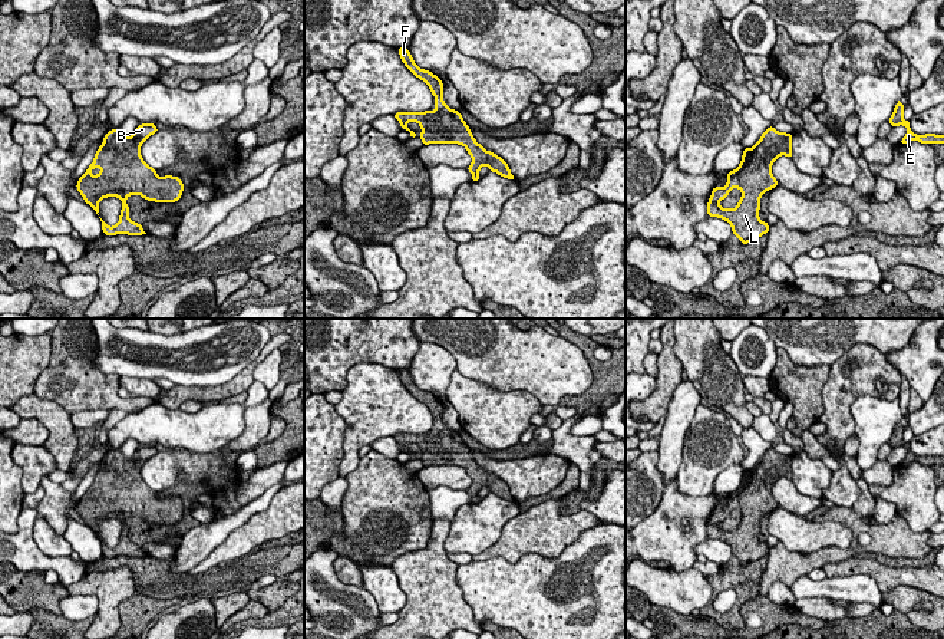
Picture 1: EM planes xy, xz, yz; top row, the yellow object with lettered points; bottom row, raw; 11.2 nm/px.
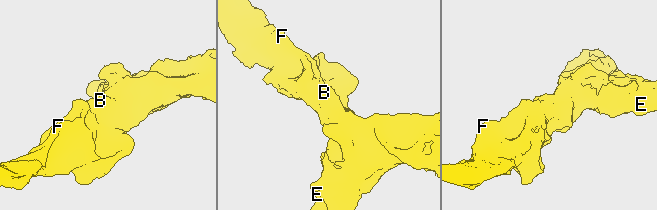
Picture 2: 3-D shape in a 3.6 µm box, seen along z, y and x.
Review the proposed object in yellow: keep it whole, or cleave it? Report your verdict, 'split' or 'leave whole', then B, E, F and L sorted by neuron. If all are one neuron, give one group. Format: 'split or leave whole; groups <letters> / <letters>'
leave whole; groups B E F L

